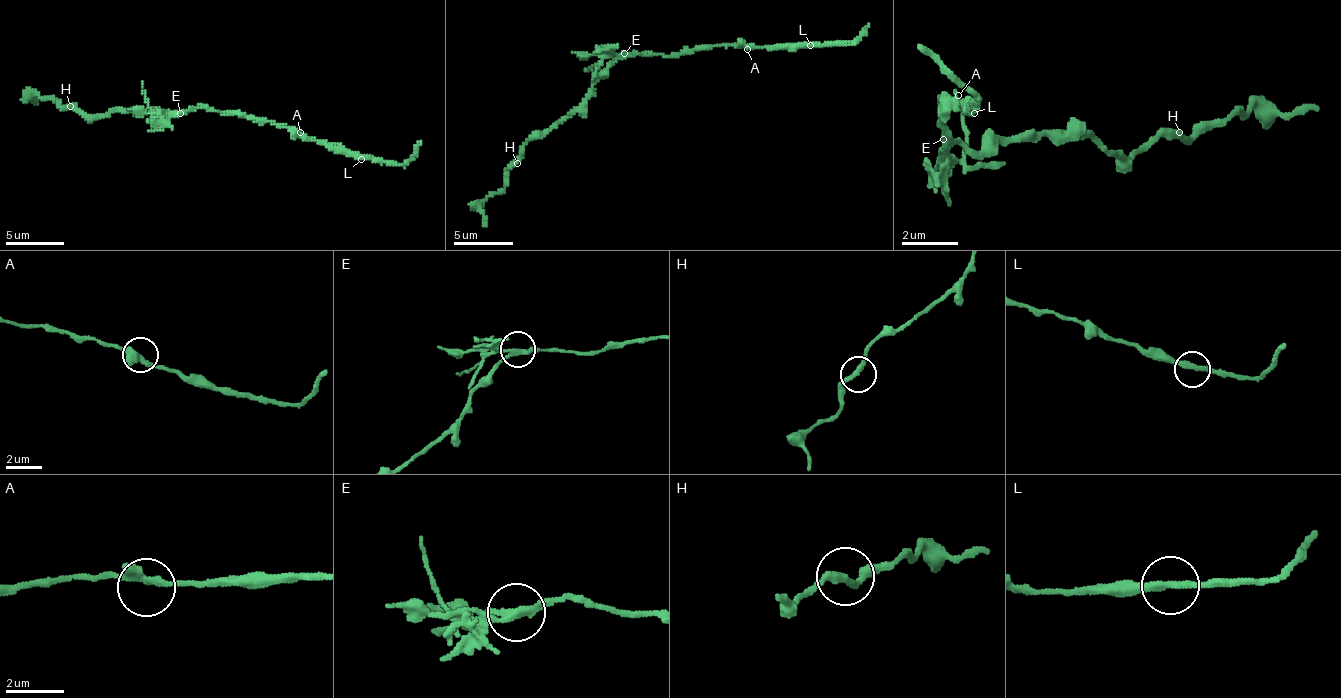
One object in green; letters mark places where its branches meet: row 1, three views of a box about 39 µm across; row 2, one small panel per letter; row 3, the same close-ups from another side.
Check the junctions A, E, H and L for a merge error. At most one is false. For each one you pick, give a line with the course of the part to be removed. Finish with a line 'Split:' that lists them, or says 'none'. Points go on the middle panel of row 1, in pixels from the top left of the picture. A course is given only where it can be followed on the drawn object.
E: Course of the part to remove: (625, 52), (608, 55), (585, 70)
Split: E

